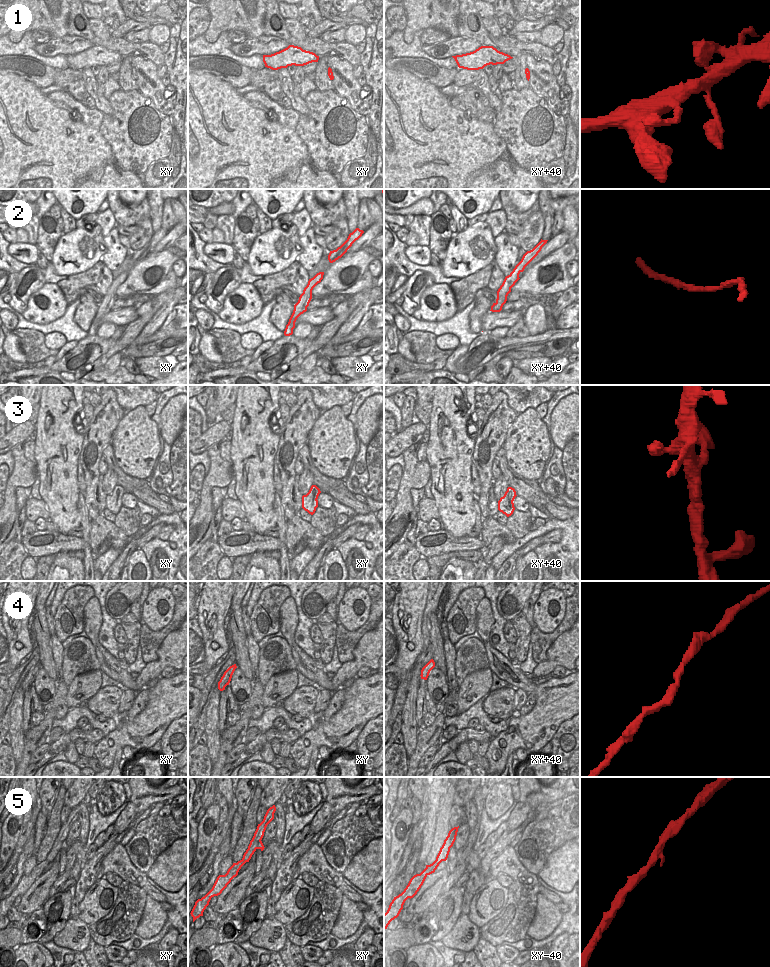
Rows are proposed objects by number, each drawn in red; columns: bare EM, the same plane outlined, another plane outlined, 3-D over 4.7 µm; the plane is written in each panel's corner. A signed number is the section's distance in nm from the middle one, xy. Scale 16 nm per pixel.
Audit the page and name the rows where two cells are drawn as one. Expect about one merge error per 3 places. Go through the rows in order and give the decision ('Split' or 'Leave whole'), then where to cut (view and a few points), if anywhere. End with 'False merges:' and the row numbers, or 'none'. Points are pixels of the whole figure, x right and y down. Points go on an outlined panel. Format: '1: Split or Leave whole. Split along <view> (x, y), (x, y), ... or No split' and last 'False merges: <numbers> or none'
1: Leave whole. No split
2: Leave whole. No split
3: Leave whole. No split
4: Leave whole. No split
5: Leave whole. No split
False merges: none

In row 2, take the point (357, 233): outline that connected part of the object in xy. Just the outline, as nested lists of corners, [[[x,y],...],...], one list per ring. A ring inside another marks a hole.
[[[356,228],[352,233],[350,233],[347,240],[340,247],[336,250],[330,251],[328,255],[329,262],[333,263],[341,258],[352,246],[352,244],[362,236],[363,233],[364,231],[359,228]]]

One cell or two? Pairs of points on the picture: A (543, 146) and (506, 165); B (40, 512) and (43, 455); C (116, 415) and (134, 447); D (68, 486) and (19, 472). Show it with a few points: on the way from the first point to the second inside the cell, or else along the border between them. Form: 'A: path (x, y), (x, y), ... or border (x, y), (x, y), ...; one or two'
A: border (503, 139), (510, 155), (521, 167), (529, 172); two
B: border (42, 499), (50, 519); two
C: border (125, 415), (113, 432), (111, 442); two
D: border (35, 463), (37, 476); two

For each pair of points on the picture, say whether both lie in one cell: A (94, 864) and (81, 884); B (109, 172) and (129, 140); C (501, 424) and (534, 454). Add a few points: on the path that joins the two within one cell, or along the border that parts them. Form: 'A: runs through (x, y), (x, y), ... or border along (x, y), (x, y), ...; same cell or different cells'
A: runs through (89, 869), (86, 879); same cell
B: border along (106, 140), (116, 164), (123, 170), (135, 174); different cells
C: border along (517, 414), (509, 426), (506, 438), (501, 446); different cells

